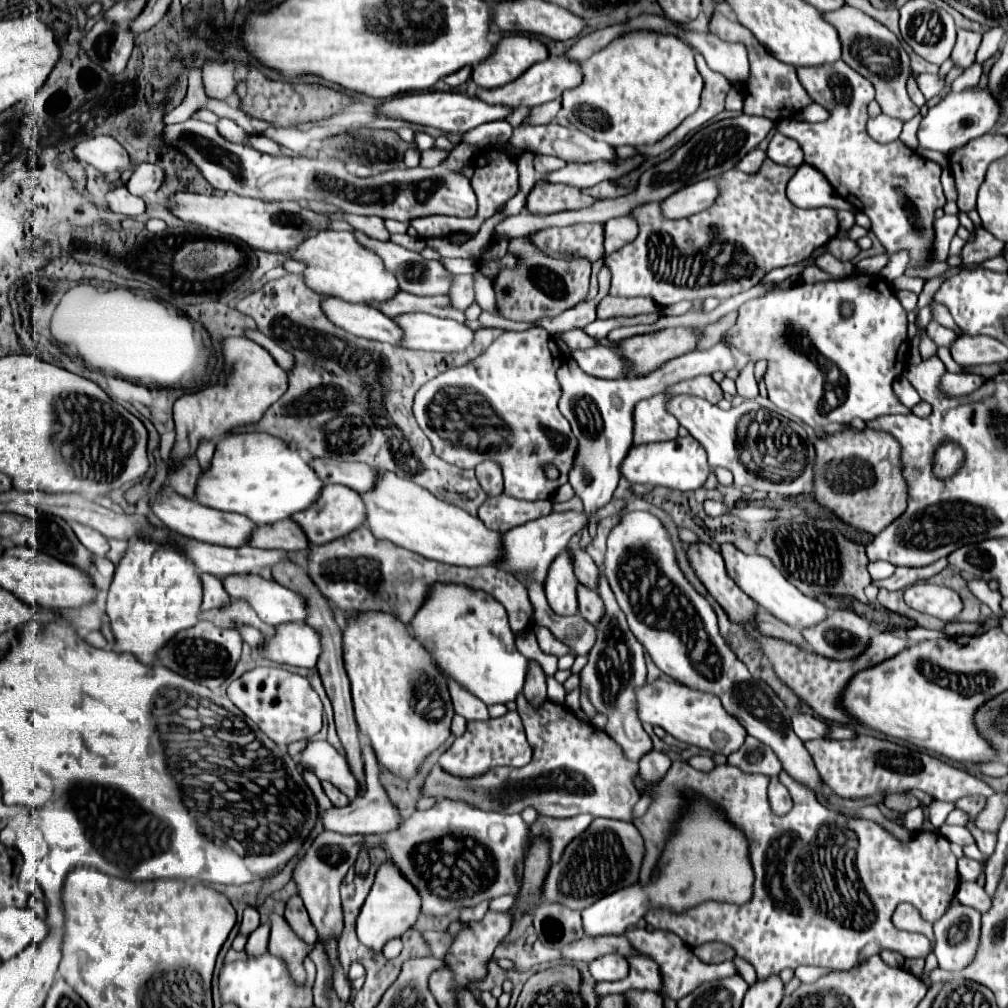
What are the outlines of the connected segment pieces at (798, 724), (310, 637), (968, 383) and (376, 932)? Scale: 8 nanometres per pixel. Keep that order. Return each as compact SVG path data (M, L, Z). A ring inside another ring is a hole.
M795 713L791 719L791 725L793 725L793 731L797 733L797 737L801 737L803 741L825 737L827 727L829 727L821 719L815 719L815 717L805 715L805 713Z
M307 623L279 625L277 635L267 639L263 655L281 665L313 669L321 655L321 635Z
M945 373L941 379L941 389L952 397L969 395L978 389L983 382L984 378L976 374Z
M391 863L381 865L377 871L373 889L371 889L369 897L365 899L361 913L357 917L359 941L373 951L381 951L389 939L401 937L407 929L411 929L415 925L417 917L419 917L419 893L415 893L415 889L411 889L411 885L407 885L405 877L399 877L399 871Z

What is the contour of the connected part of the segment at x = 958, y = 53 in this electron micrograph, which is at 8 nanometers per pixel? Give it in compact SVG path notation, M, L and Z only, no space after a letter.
M959 29L957 31L957 43L953 47L953 61L955 65L961 65L961 67L969 67L973 61L975 61L975 51L981 43L981 35L979 31L969 31L969 29Z

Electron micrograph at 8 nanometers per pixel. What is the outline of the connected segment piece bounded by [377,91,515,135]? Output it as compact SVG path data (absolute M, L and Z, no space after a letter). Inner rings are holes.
M423 91L423 93L413 93L413 95L403 95L397 99L391 99L383 105L379 105L377 109L383 117L391 117L391 119L405 119L409 123L417 123L417 125L427 125L427 127L437 127L441 131L449 131L449 133L467 133L483 123L489 121L501 121L507 119L515 109L507 107L507 105L489 105L485 101L481 101L479 97L471 97L467 93L455 93L455 91Z

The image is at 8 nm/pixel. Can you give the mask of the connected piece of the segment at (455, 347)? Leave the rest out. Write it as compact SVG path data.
M411 313L411 317L397 317L395 321L407 333L407 349L455 353L465 351L475 339L475 333L467 325L427 313Z

